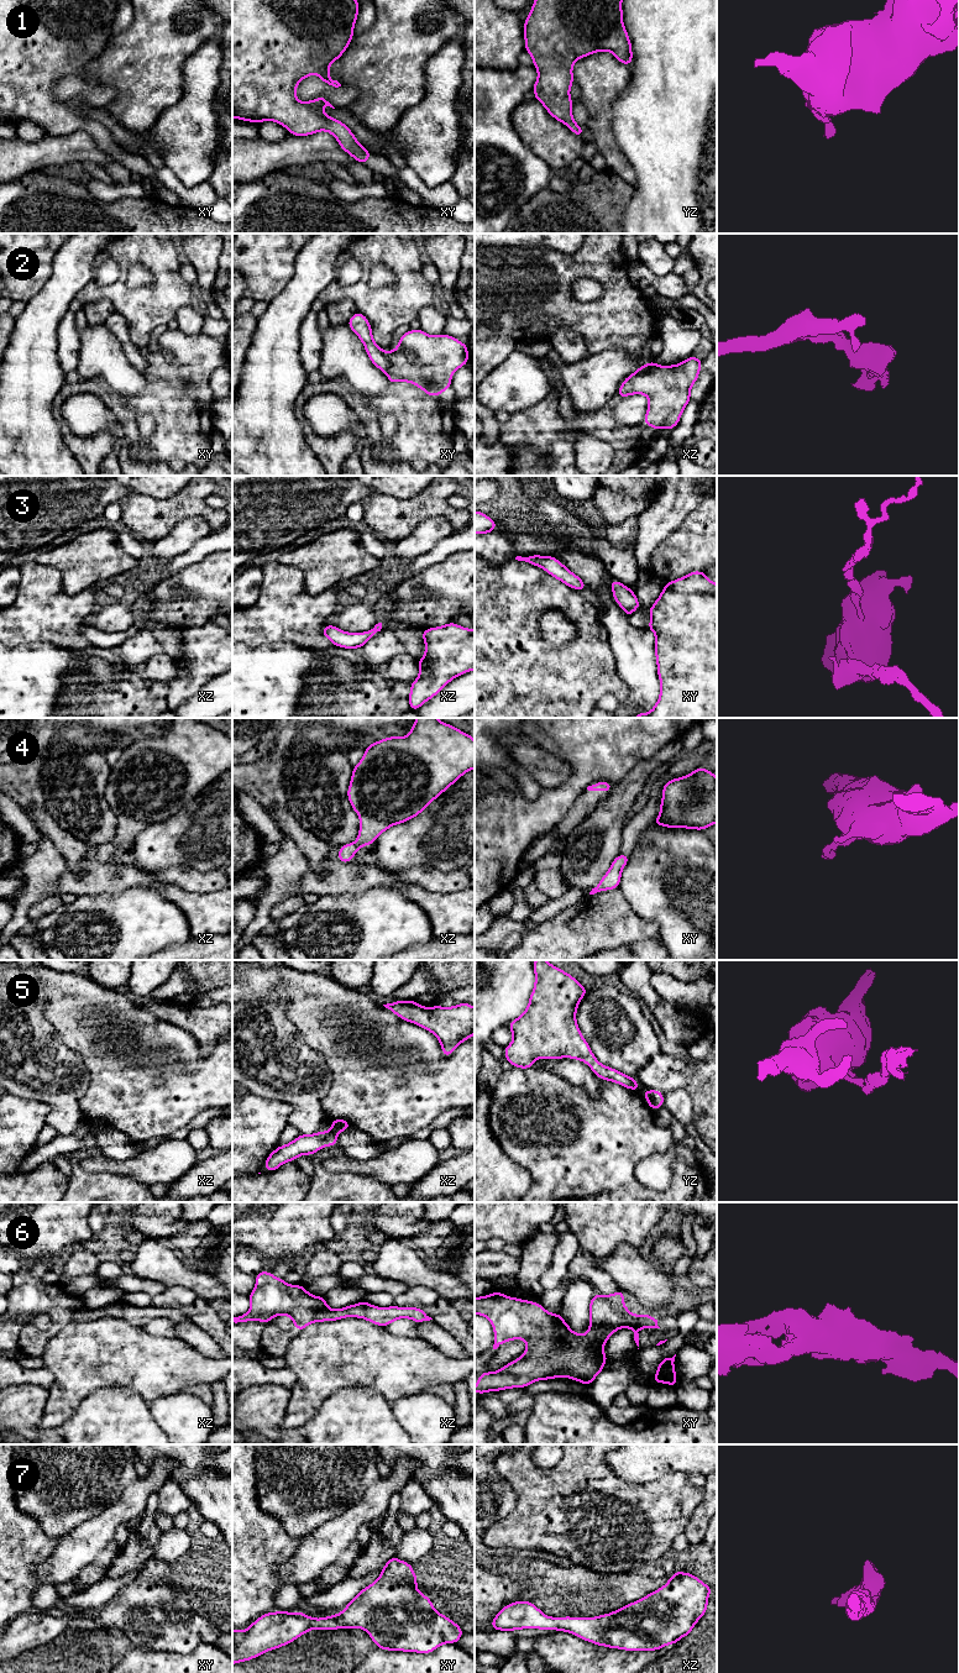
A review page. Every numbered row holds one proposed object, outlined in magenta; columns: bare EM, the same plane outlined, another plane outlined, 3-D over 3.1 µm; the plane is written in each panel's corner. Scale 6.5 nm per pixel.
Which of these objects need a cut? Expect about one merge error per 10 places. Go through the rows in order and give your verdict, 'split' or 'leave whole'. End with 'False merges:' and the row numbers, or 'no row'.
1: leave whole
2: split
3: leave whole
4: leave whole
5: split
6: leave whole
7: leave whole
False merges: 2, 5

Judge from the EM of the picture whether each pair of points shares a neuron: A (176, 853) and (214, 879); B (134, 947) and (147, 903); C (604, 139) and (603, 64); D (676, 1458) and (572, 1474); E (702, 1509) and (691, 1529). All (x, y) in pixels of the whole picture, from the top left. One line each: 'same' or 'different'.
A: different
B: same
C: same
D: different
E: same

